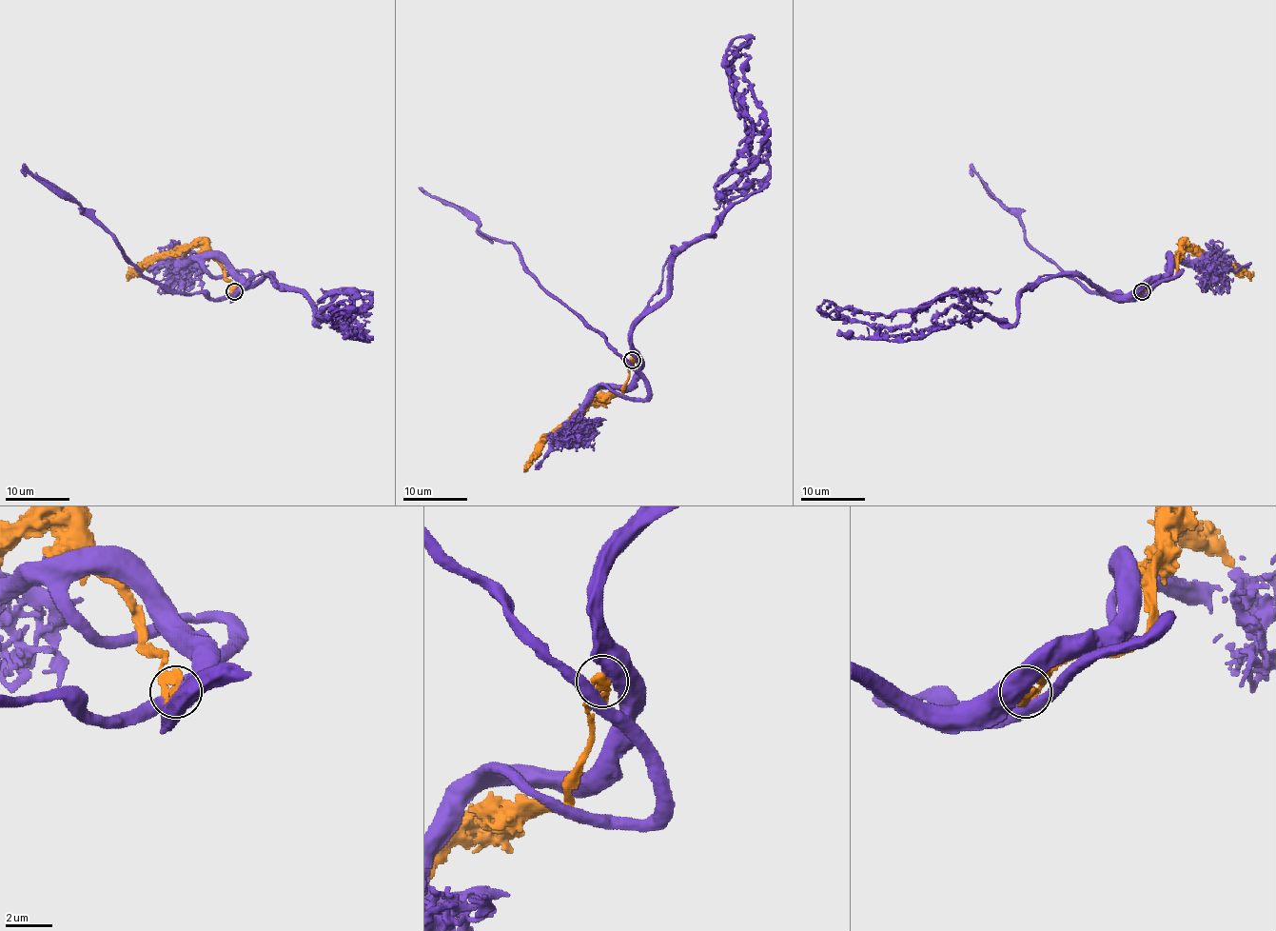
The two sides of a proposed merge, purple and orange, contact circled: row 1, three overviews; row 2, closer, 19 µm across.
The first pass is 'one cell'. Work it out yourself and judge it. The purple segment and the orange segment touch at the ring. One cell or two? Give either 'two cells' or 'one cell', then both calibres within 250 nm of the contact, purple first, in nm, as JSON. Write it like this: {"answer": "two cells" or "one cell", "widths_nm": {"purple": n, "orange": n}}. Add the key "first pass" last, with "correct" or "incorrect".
{"answer": "two cells", "widths_nm": {"purple": 700, "orange": 480}, "first pass": "incorrect"}

